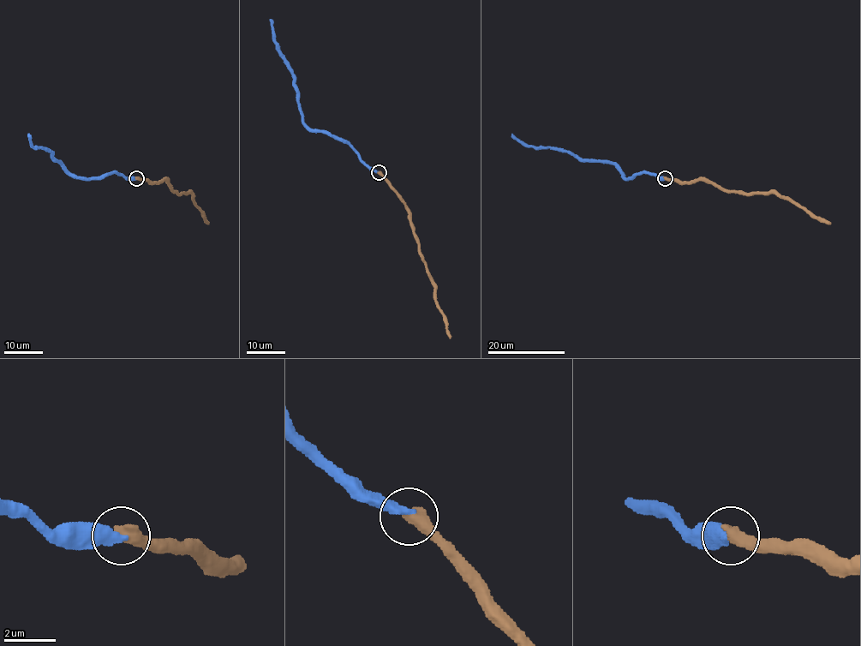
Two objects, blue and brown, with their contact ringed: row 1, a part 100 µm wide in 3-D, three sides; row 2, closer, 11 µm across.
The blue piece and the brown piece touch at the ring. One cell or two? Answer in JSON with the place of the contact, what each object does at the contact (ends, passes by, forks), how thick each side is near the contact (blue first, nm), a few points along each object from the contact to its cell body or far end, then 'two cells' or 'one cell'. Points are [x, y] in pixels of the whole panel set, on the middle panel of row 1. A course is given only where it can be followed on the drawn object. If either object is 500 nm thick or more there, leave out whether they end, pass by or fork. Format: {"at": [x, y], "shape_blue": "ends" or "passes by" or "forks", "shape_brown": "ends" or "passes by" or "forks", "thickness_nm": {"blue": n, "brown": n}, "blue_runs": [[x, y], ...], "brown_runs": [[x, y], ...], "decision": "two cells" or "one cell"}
{"at": [379, 172], "thickness_nm": {"blue": 440, "brown": 550}, "blue_runs": [[378, 172], [348, 144], [313, 132], [302, 121], [299, 91], [275, 39], [270, 20]], "brown_runs": [[378, 172], [407, 210], [419, 254], [434, 288], [435, 302], [444, 316], [450, 337]], "decision": "one cell"}

